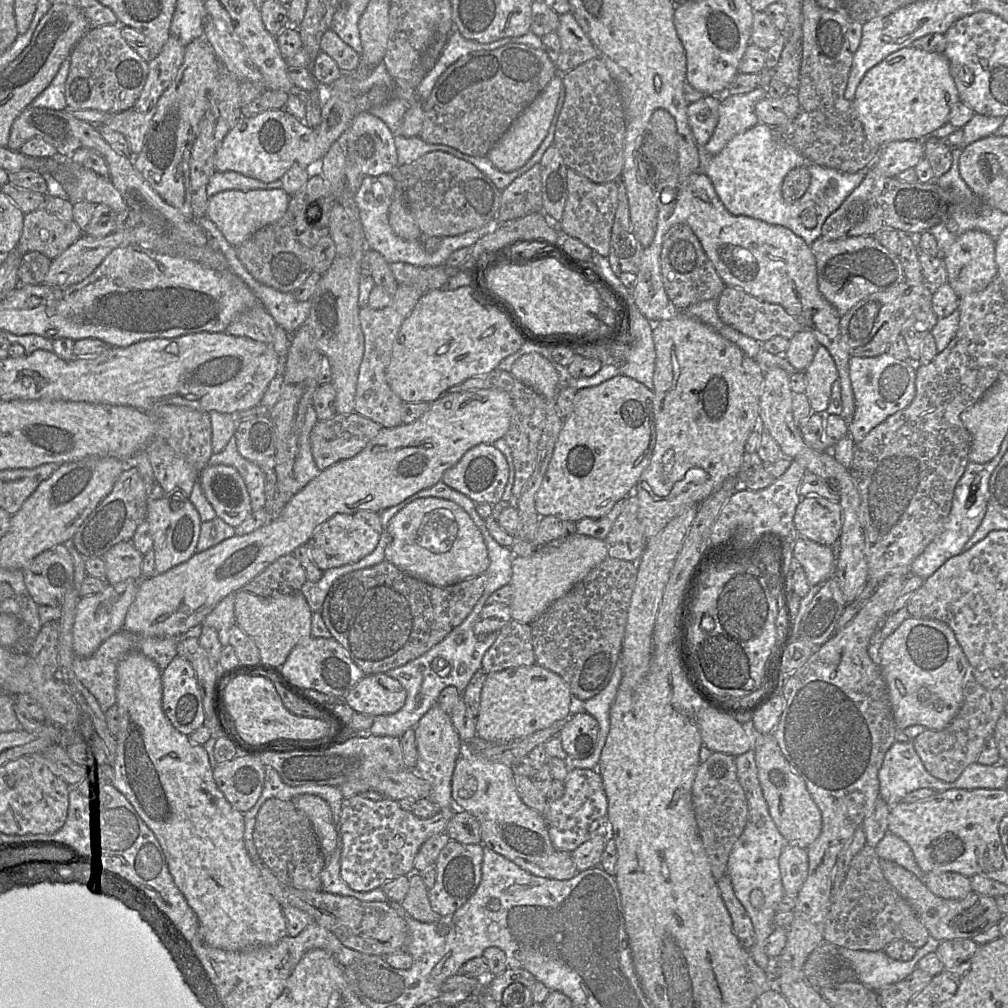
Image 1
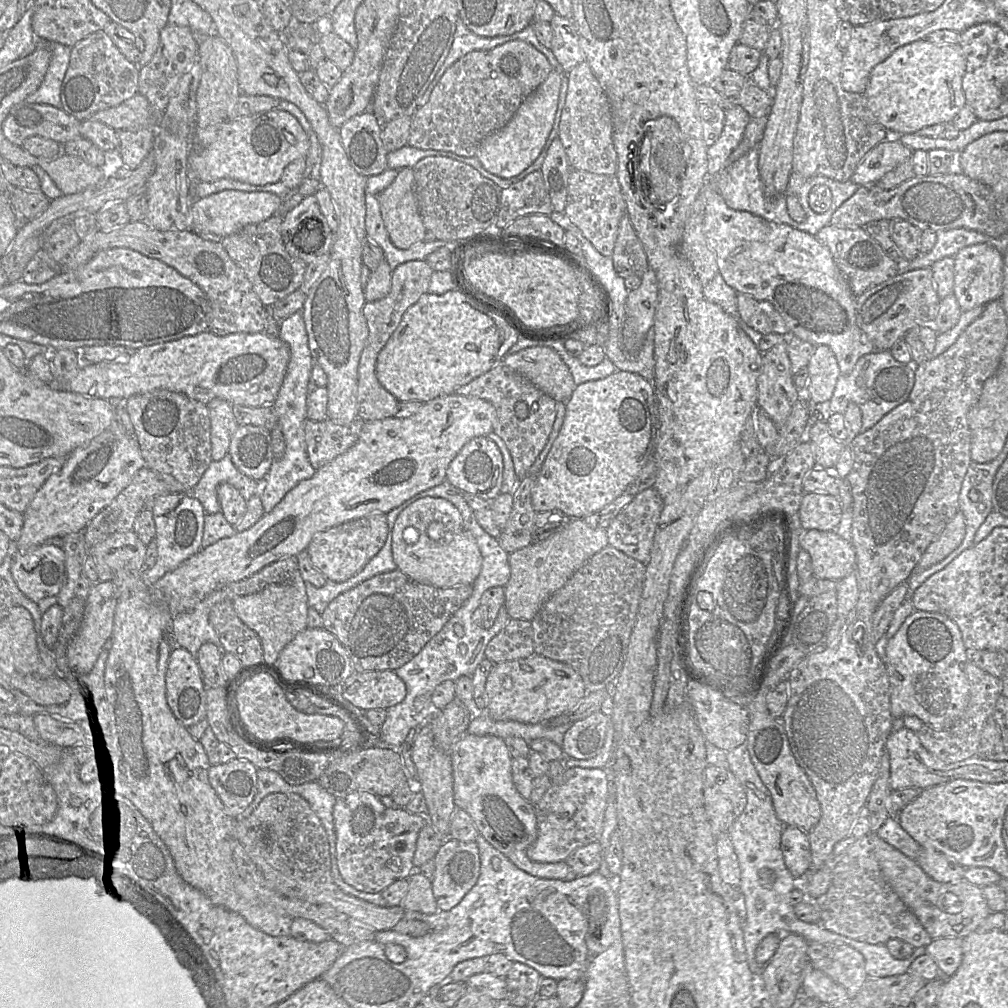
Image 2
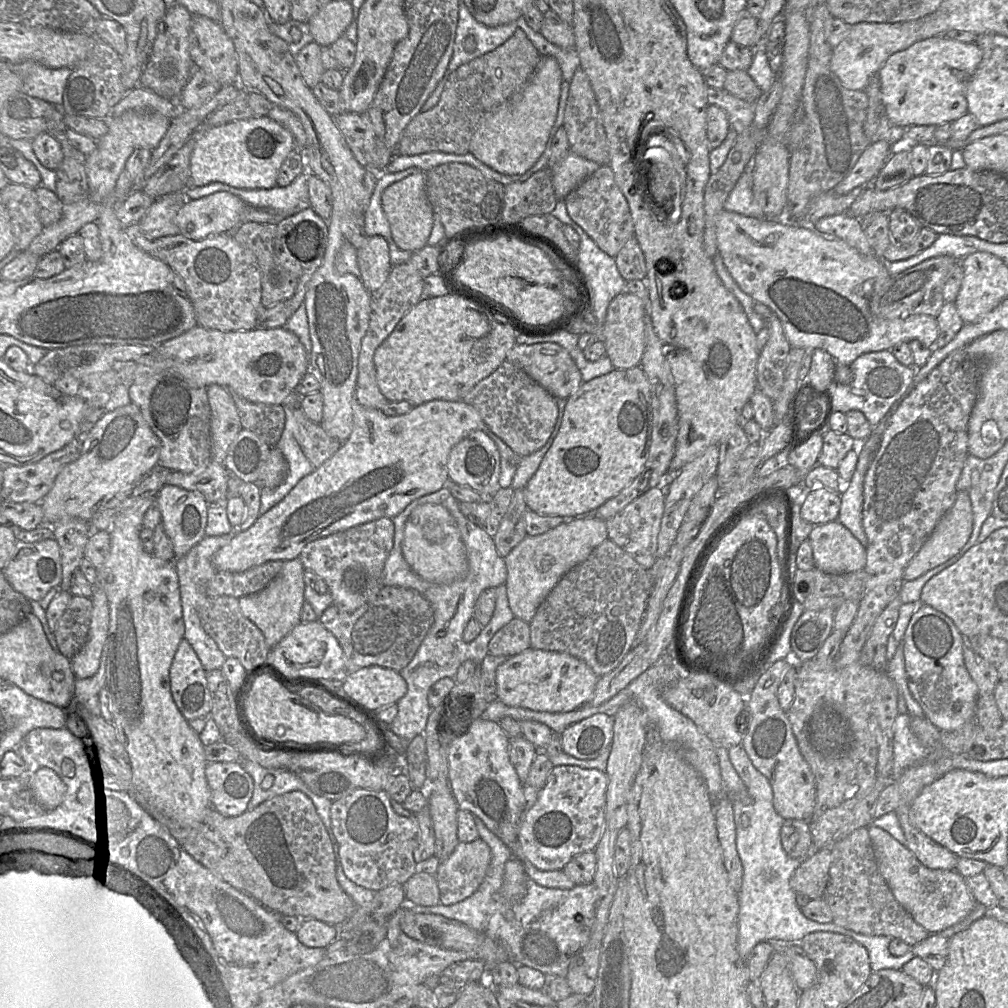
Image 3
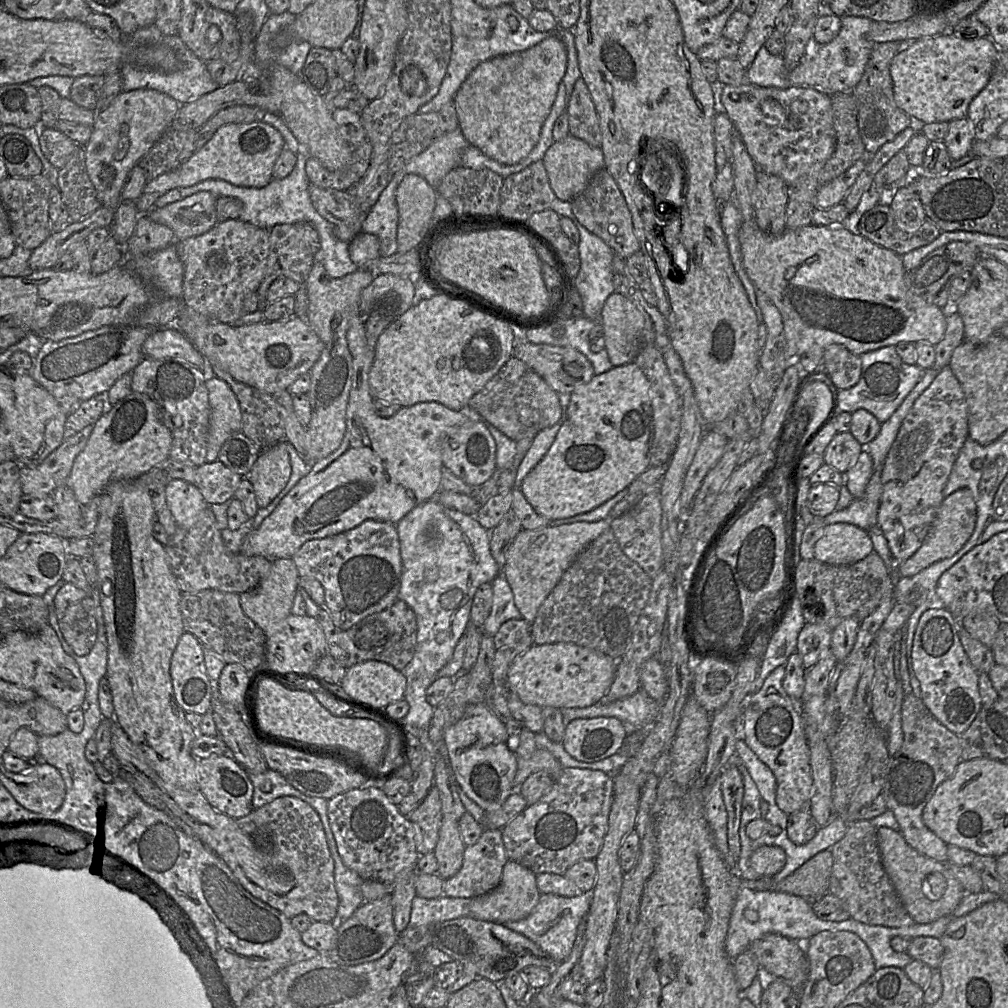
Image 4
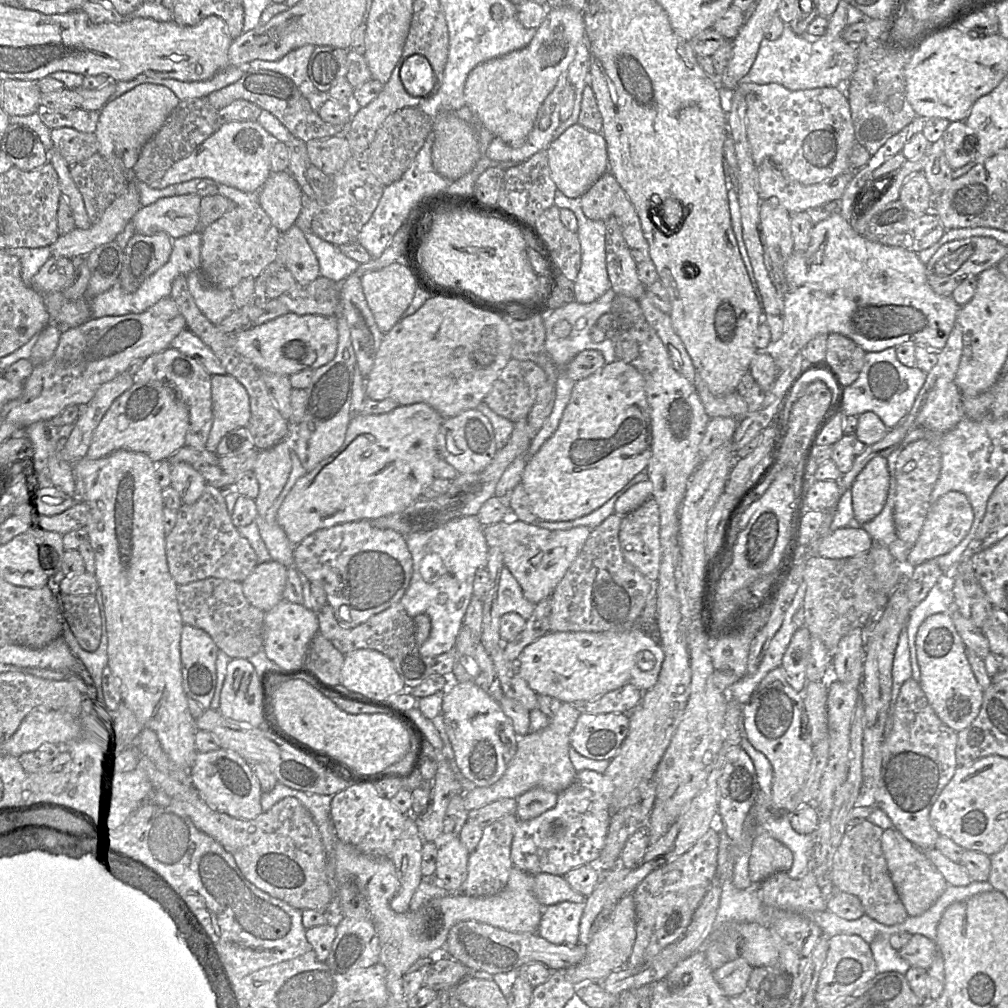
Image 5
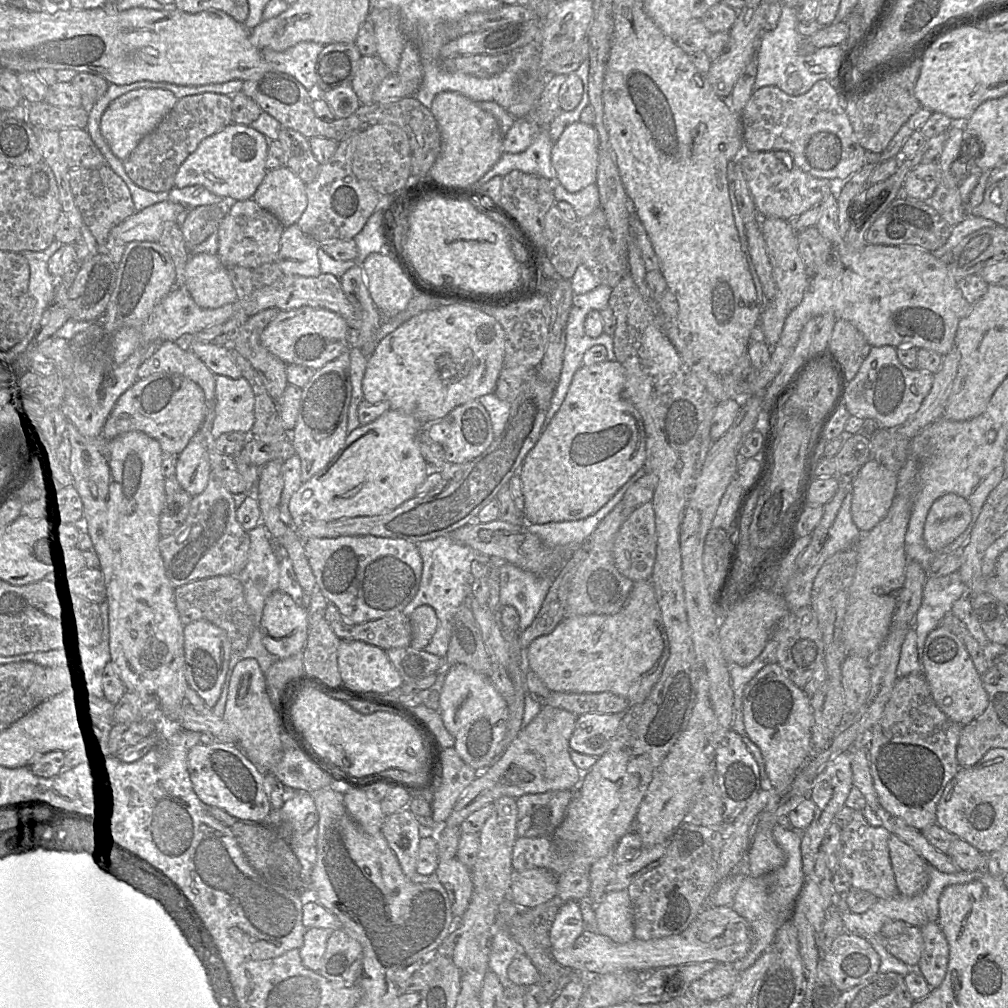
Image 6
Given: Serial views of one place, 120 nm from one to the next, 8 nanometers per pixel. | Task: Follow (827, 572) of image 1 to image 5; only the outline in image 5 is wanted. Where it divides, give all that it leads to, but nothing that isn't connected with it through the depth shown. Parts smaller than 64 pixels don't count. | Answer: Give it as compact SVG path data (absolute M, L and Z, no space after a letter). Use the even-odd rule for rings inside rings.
M842 527L822 538L818 556L830 559L854 557L868 552L872 545L873 540L864 529Z

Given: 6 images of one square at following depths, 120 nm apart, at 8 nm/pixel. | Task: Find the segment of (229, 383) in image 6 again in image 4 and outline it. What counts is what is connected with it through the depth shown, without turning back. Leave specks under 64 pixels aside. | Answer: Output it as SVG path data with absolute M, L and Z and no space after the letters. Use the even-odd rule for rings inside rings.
M212 376L206 388L210 405L206 462L214 462L230 435L241 431L242 416L238 399L224 380Z

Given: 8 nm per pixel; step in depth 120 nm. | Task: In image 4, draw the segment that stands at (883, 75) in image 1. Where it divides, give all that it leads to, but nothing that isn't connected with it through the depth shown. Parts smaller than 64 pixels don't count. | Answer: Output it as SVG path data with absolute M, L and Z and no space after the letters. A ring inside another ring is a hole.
M952 32L916 40L891 62L896 105L914 122L950 122L967 117L973 98L987 85L999 47L991 38L964 39Z

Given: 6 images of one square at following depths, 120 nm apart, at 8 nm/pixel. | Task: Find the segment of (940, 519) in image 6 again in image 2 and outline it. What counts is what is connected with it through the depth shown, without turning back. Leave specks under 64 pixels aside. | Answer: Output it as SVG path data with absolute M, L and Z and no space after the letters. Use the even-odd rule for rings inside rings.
M957 511L941 534L927 547L912 573L919 573L943 560L960 545L964 535L965 519L962 512Z

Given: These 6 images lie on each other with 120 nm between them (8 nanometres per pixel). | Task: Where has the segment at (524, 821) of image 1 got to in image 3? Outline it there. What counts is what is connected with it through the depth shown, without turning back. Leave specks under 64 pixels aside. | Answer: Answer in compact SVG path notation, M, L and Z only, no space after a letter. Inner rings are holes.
M481 717L475 719L469 728L463 730L463 734L455 737L448 748L449 785L453 797L460 810L469 811L474 817L483 821L485 826L495 834L510 849L512 857L520 860L525 867L527 876L541 886L557 889L571 889L576 883L564 870L543 871L536 868L524 858L518 841L518 830L523 817L523 785L510 762L509 738L500 724L484 720Z

